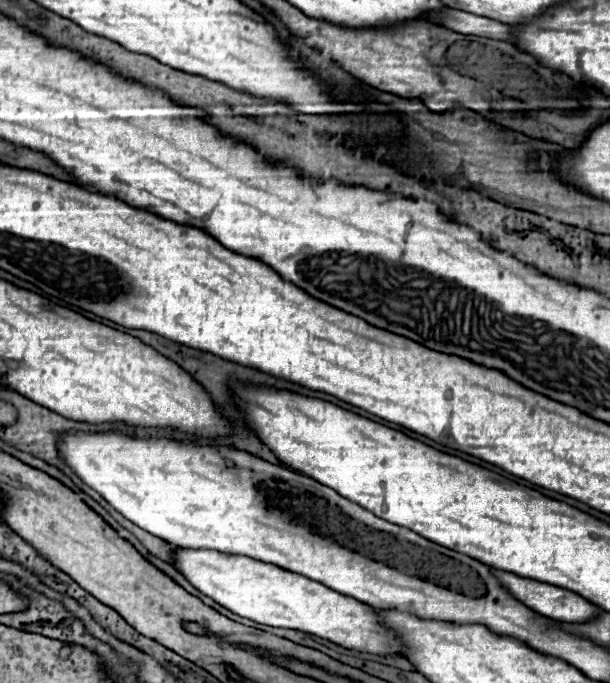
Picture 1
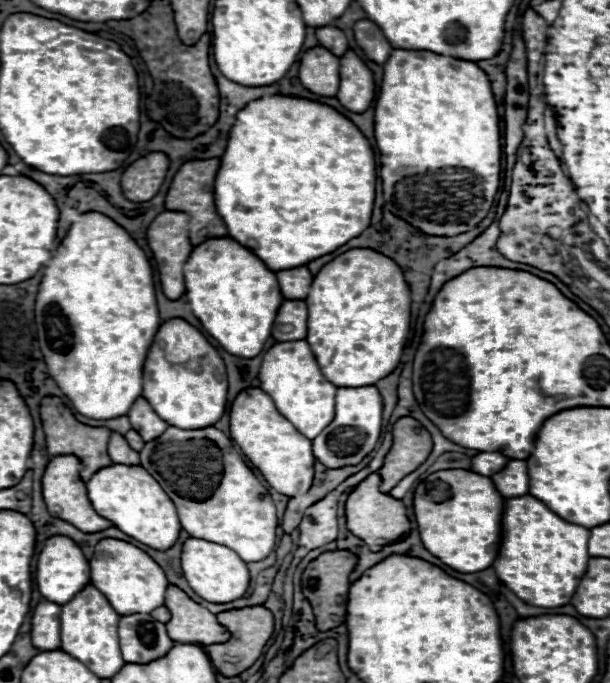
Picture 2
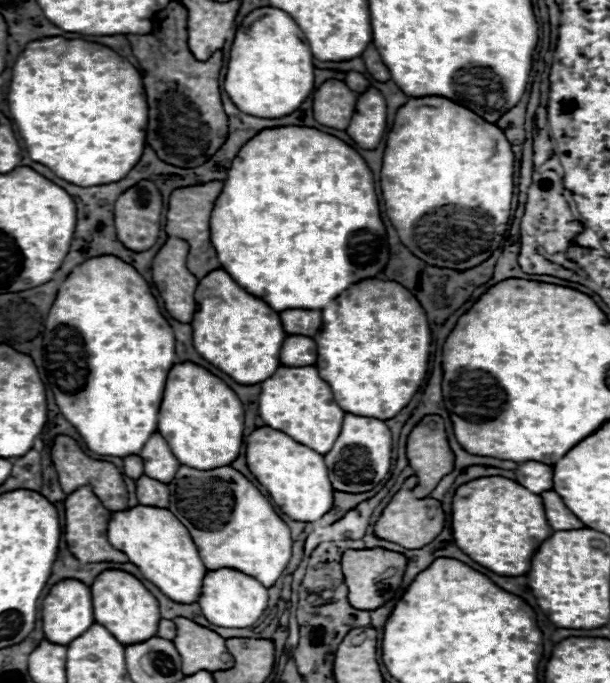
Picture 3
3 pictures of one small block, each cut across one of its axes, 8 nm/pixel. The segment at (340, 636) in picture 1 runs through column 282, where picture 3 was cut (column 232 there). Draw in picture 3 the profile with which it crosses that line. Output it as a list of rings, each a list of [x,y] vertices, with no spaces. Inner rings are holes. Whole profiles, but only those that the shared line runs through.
[[[220,568],[214,572],[206,572],[202,594],[200,594],[200,610],[204,618],[222,628],[248,628],[252,626],[268,606],[268,588],[262,588],[258,580],[246,576],[242,572],[234,572],[230,568]]]

